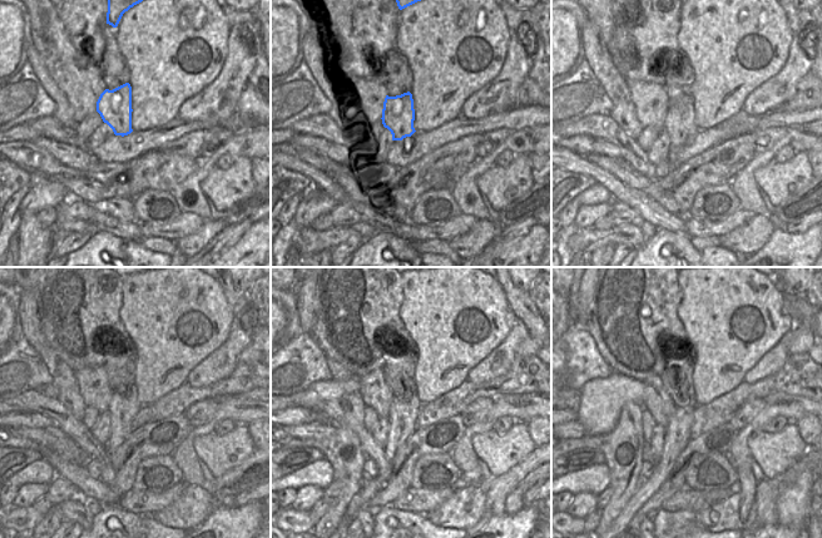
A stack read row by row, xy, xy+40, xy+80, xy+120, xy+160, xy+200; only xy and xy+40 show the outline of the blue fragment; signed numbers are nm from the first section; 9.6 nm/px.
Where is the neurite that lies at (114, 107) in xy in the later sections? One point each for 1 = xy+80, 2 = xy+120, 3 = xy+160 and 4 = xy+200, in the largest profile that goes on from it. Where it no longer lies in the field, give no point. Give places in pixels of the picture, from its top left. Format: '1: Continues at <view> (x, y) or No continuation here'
1: Continues at xy+80 (679, 123)
2: Continues at xy+120 (122, 409)
3: Continues at xy+160 (402, 415)
4: Continues at xy+200 (677, 433).

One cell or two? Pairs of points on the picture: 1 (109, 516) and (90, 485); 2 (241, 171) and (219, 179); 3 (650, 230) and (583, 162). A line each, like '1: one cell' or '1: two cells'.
1: two cells
2: one cell
3: two cells

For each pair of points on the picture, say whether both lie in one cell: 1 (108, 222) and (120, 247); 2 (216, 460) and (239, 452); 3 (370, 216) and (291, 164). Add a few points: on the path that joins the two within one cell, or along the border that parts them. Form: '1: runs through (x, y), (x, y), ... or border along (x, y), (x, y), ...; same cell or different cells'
1: border along (99, 230), (108, 231), (124, 240), (139, 242); different cells
2: runs through (222, 454), (233, 452); same cell
3: runs through (353, 198), (338, 193), (311, 172); same cell

